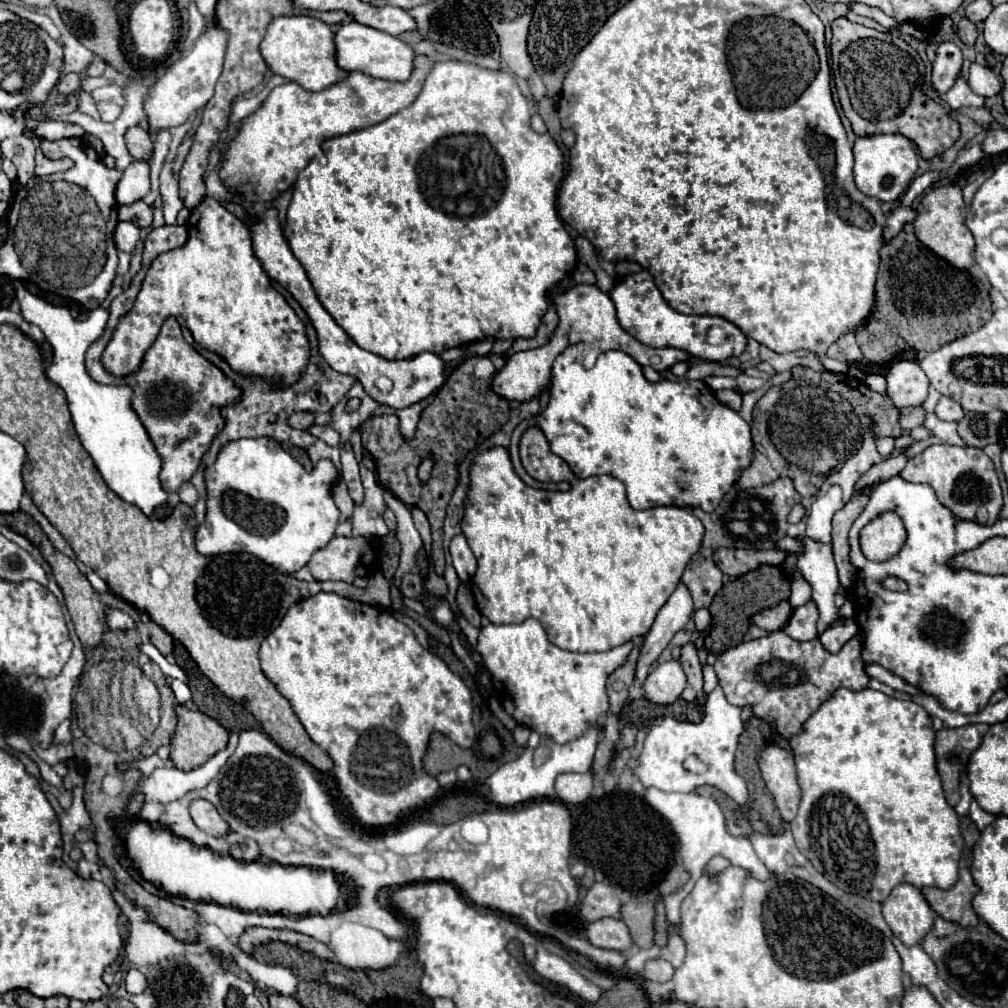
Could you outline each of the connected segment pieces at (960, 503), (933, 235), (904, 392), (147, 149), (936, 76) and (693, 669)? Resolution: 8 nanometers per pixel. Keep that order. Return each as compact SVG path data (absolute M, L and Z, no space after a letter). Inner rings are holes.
M930 446L918 456L910 458L900 472L906 482L922 482L930 484L936 490L938 500L946 506L956 518L966 518L968 522L978 524L994 524L998 520L1002 502L1002 488L992 460L980 448L960 448L960 446Z
M954 184L954 186L946 186L946 188L936 188L932 192L928 192L920 206L916 208L918 218L914 222L914 230L916 230L916 238L928 246L930 250L934 250L934 254L938 254L940 258L946 258L956 270L966 270L972 272L974 266L974 238L970 234L970 230L964 224L964 214L962 214L964 202L962 202L962 190Z
M898 360L886 374L888 396L896 408L918 406L928 394L928 378L916 362Z
M142 126L128 128L128 132L124 134L124 140L126 140L126 146L128 146L130 154L136 160L150 158L150 154L152 154L152 138L150 138L150 134Z
M942 42L936 50L936 60L934 60L934 72L932 72L932 84L934 88L944 94L948 92L956 78L960 76L962 68L962 52L954 42Z
M686 644L686 646L682 648L680 662L682 662L684 672L686 672L686 676L688 676L688 686L686 686L686 690L682 692L682 698L684 698L686 702L694 702L696 696L702 692L702 666L700 666L696 648L694 648L692 644Z

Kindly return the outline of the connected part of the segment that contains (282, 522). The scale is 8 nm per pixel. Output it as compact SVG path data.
M242 438L236 442L228 442L214 466L206 470L208 514L196 532L196 550L204 556L248 552L284 574L294 574L296 570L306 566L312 554L326 546L334 536L340 518L340 510L332 500L332 486L336 484L336 480L338 470L330 460L320 460L310 472L306 472L302 464L298 464L272 438Z

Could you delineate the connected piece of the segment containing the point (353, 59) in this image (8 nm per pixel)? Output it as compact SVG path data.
M354 20L344 22L340 26L340 30L336 34L336 54L338 54L340 68L344 68L348 72L358 70L358 72L370 74L374 78L390 80L390 82L406 82L412 74L414 58L416 58L416 52L406 42L402 42L386 32L358 24Z

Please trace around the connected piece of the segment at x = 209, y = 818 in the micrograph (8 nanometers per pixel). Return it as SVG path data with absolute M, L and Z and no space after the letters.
M194 800L190 804L190 814L192 814L194 824L200 830L204 830L208 836L222 838L222 836L226 836L230 832L228 822L224 822L222 816L218 814L218 810L214 808L214 804L210 804L206 800Z

